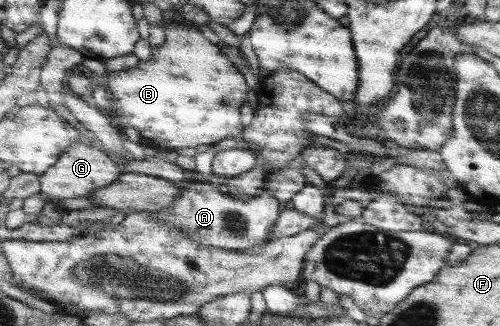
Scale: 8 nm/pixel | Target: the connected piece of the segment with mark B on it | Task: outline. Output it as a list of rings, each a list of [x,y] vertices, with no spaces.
[[[170,23],[164,28],[164,33],[165,41],[154,48],[152,59],[140,61],[134,69],[107,72],[105,75],[104,84],[112,92],[111,115],[115,123],[120,129],[133,127],[139,131],[144,142],[164,150],[196,148],[199,145],[210,147],[228,135],[240,133],[240,105],[246,99],[246,85],[238,69],[190,23]]]

